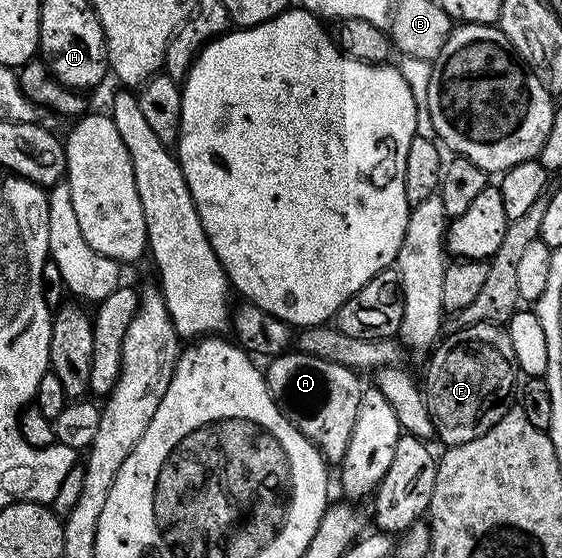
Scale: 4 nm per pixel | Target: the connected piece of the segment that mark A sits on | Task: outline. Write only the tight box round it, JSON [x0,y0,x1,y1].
[267,352,361,463]

